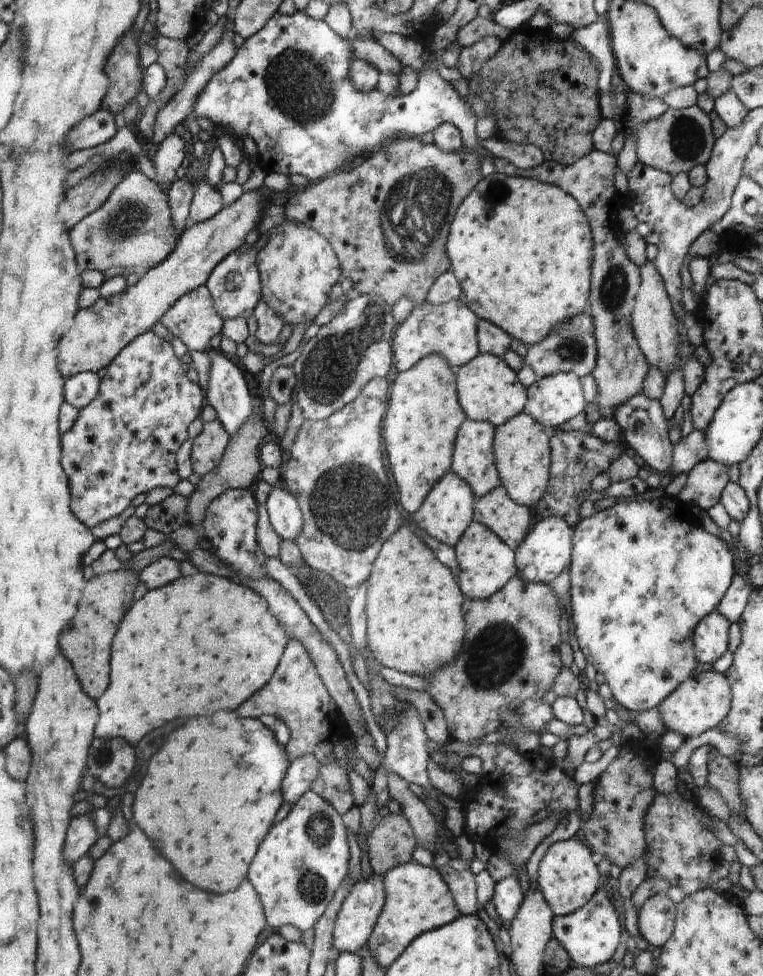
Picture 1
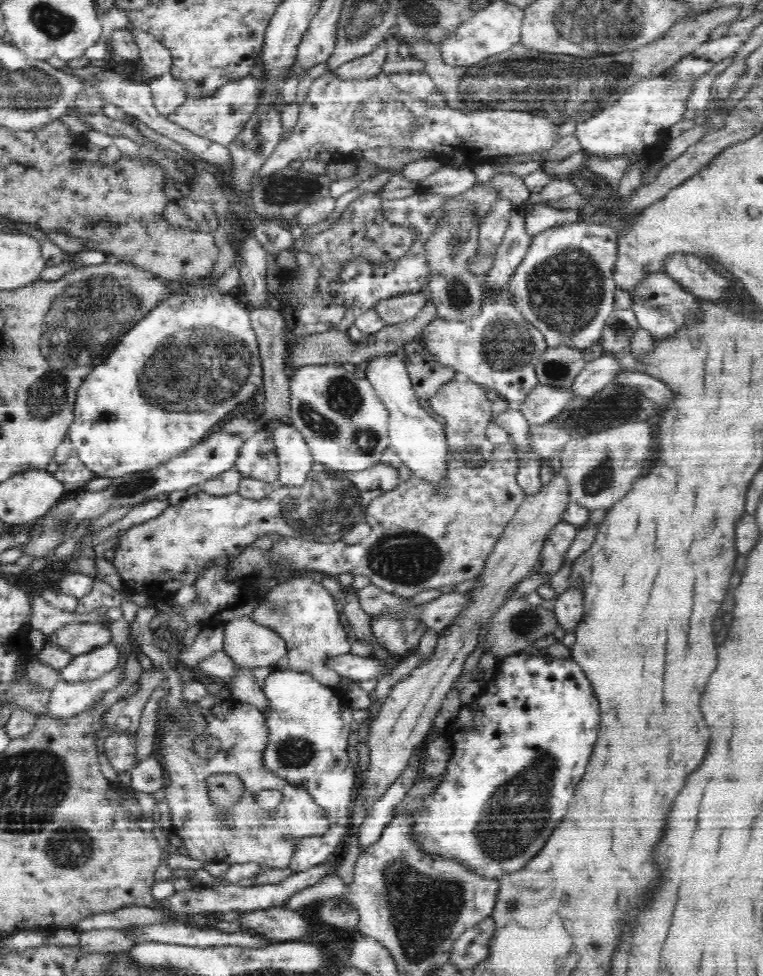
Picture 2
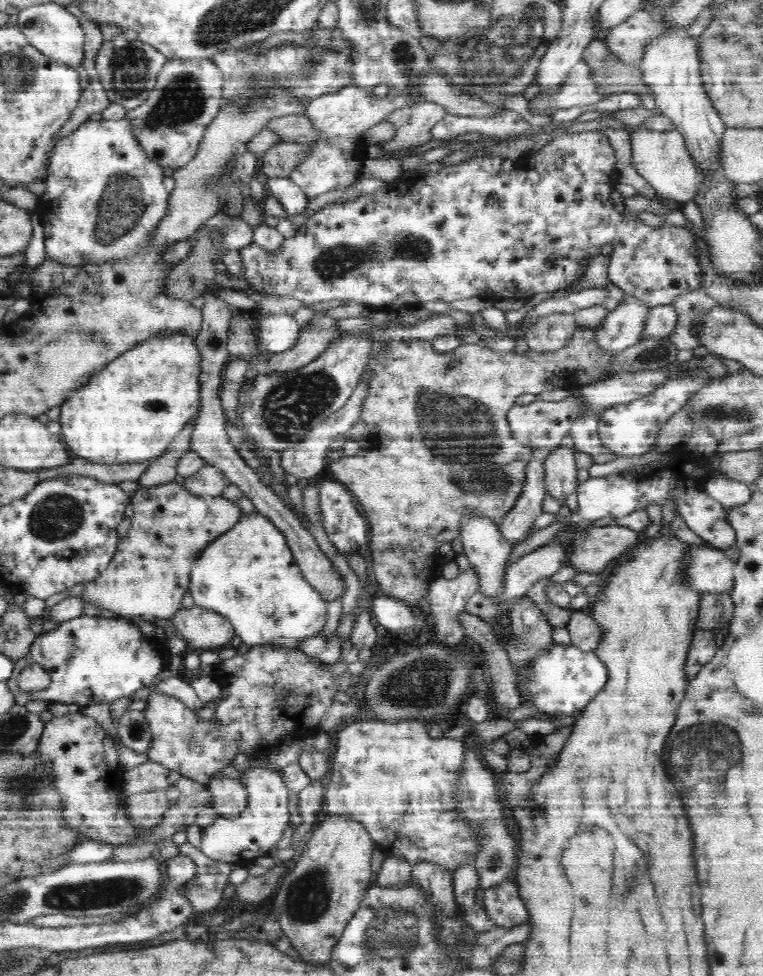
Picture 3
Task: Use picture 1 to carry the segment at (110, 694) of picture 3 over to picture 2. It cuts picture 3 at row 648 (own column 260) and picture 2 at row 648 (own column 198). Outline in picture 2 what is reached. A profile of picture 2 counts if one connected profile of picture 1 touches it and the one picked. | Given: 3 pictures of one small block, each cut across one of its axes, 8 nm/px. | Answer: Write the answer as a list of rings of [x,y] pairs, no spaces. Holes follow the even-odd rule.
[[[109,644],[93,650],[91,653],[80,655],[68,666],[60,670],[60,678],[68,683],[86,682],[102,676],[104,672],[118,666],[121,654],[114,644]]]

